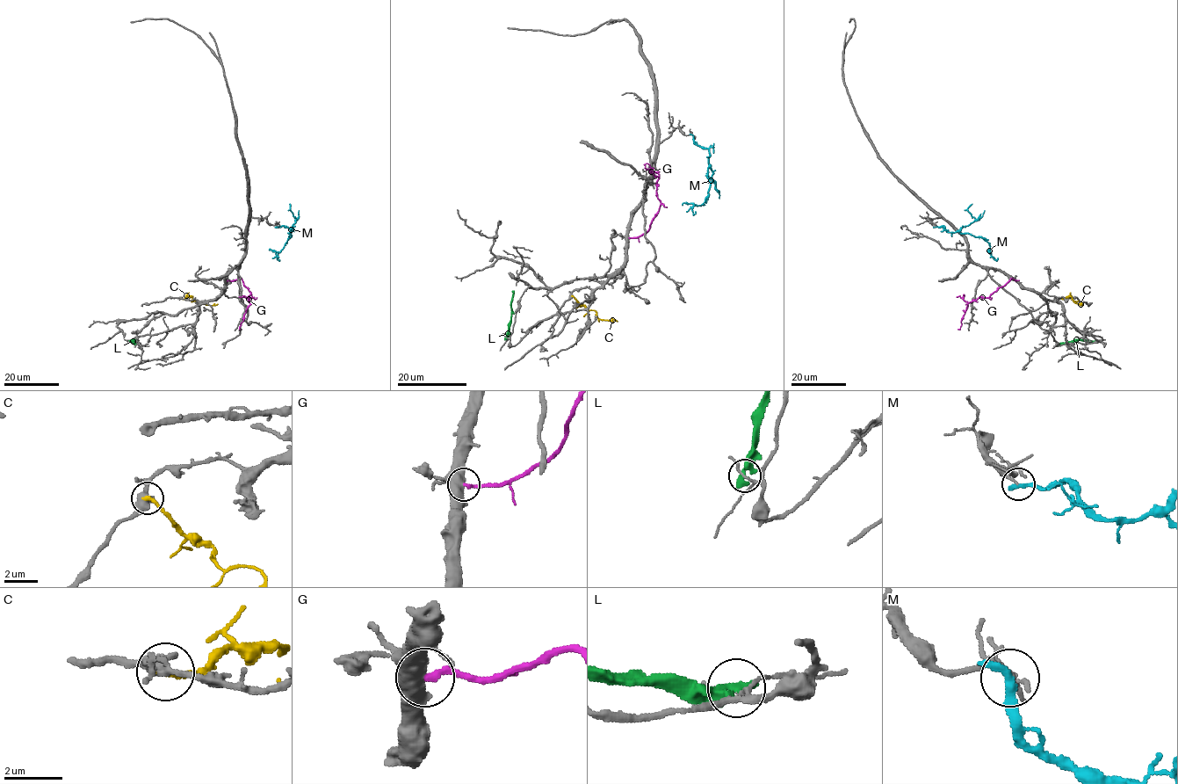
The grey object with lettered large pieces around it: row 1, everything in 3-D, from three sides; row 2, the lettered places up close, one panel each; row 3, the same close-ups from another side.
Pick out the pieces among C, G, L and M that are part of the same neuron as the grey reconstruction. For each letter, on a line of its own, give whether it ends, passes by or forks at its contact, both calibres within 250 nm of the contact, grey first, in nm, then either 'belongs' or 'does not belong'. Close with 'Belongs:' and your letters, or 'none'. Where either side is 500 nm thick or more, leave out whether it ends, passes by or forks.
C: it ends there; 360 nm thick on the grey side, 220 nm on the other; does not belong
G: 550 nm thick on the grey side, 200 nm on the other; does not belong
L: it ends there; 110 nm thick on the grey side, 480 nm on the other; does not belong
M: it ends there; 120 nm thick on the grey side, 400 nm on the other; does not belong
Belongs: none

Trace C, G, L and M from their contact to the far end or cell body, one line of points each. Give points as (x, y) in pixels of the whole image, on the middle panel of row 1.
C: (571, 295), (588, 311), (594, 310), (601, 320), (617, 322)
G: (628, 237), (638, 237), (649, 228), (661, 205), (657, 196), (659, 177), (644, 164)
L: (506, 337), (514, 291)
M: (693, 136), (694, 142), (709, 150), (710, 184), (708, 196), (700, 206), (693, 206), (691, 210), (695, 211)

